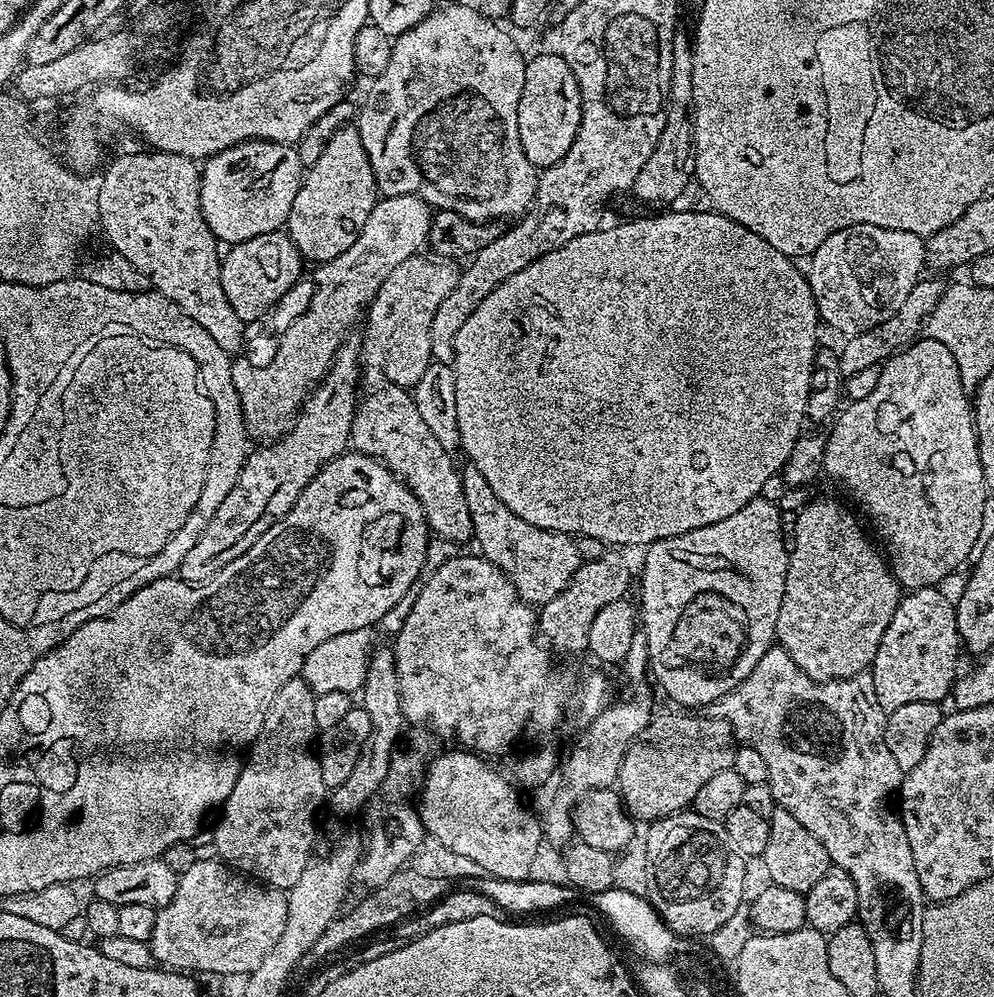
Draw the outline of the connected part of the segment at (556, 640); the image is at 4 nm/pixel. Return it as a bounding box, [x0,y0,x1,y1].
[538,550,634,653]

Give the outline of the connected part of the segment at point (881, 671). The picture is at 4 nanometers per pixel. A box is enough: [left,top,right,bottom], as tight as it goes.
[870,586,962,713]

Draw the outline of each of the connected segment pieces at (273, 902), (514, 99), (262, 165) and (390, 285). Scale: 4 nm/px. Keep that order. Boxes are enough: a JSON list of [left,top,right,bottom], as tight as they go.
[[150,858,288,978],[354,4,538,220],[198,140,305,246],[362,254,461,389]]

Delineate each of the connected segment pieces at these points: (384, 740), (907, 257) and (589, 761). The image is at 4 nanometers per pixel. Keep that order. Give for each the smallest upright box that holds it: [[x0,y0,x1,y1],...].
[[327,646,406,816],[806,224,926,338],[538,630,654,841]]

